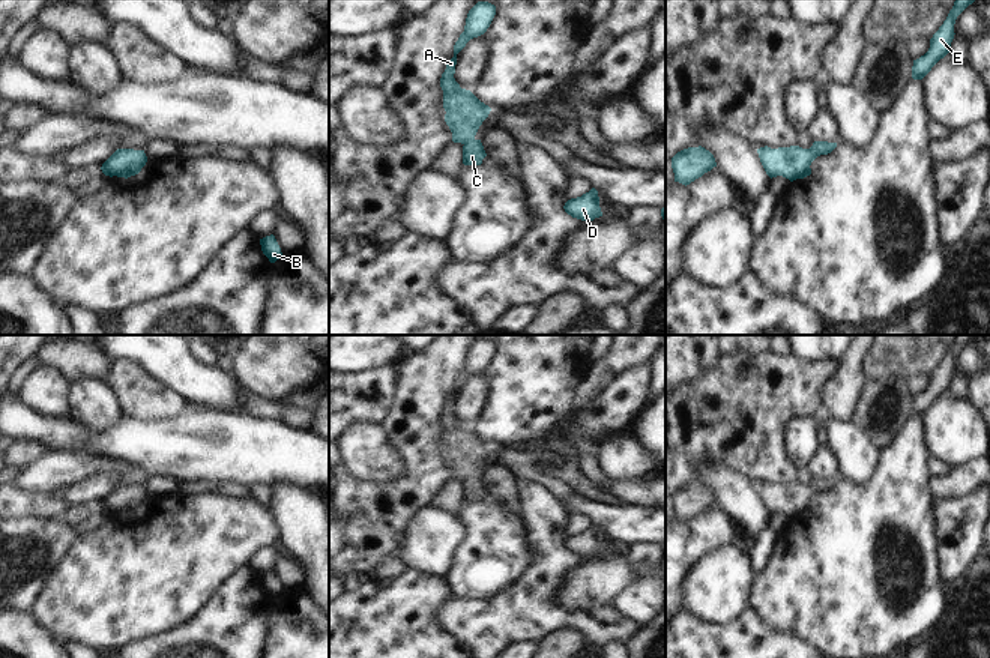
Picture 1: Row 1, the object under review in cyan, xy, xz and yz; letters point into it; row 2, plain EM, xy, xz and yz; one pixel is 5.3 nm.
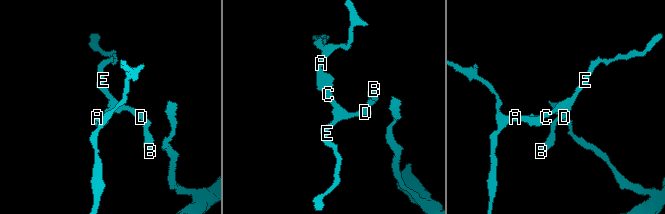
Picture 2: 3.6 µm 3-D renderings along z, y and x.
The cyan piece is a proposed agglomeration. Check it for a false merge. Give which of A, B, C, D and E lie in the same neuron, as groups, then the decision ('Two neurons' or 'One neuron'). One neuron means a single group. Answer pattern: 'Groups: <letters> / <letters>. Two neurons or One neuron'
Groups: A B C D E. One neuron.

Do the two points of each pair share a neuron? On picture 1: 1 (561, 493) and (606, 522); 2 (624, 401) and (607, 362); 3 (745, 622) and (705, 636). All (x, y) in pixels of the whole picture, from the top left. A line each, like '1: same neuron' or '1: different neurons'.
1: different neurons
2: different neurons
3: same neuron

